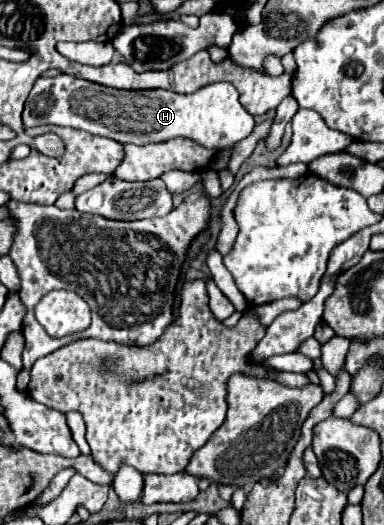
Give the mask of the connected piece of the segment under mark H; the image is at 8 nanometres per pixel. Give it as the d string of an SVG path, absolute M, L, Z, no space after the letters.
M58 75L54 79L40 77L28 95L22 119L24 127L62 125L134 145L186 137L214 151L246 139L256 126L254 116L240 105L238 93L230 83L212 83L192 95L178 95L164 89L118 91L100 87L96 91L96 83L72 75Z

